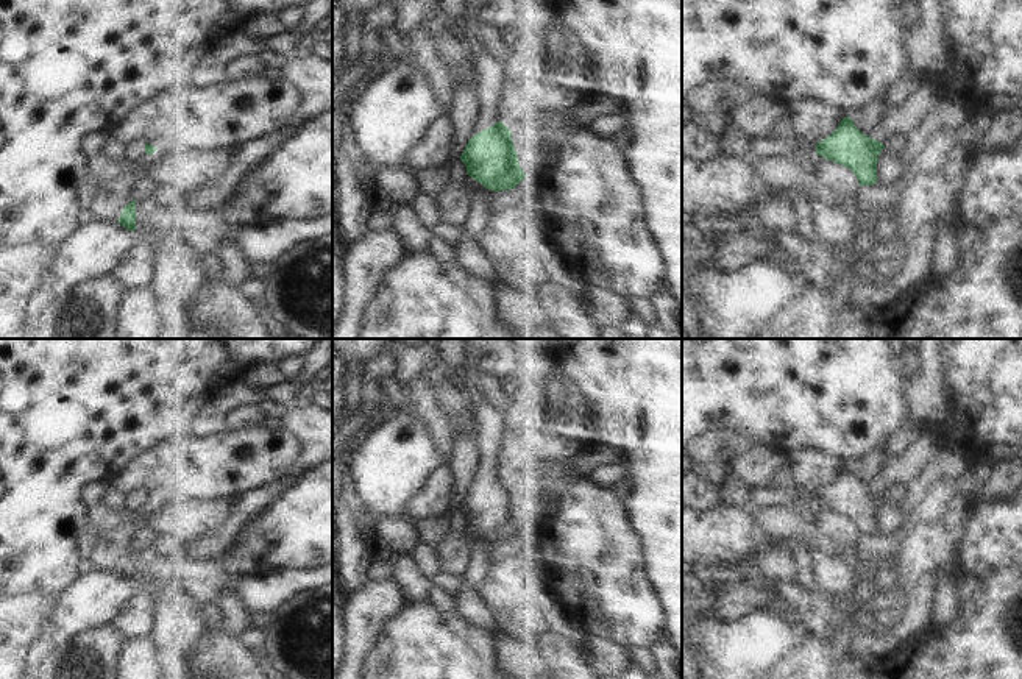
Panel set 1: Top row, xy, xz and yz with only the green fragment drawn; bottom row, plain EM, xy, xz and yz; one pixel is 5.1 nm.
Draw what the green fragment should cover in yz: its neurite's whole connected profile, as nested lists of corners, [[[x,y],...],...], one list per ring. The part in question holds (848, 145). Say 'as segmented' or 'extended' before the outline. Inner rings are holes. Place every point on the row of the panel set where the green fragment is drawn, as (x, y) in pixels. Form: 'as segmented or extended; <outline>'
extended; [[[844,117],[838,128],[814,147],[790,134],[755,139],[738,145],[746,155],[765,158],[786,158],[808,164],[816,155],[850,169],[860,186],[877,184],[878,155],[885,145],[863,134],[850,117]]]

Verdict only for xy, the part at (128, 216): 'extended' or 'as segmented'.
as segmented

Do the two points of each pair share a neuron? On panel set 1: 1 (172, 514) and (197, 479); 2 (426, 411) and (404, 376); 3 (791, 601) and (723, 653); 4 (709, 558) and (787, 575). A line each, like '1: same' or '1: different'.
1: different
2: different
3: same
4: same

